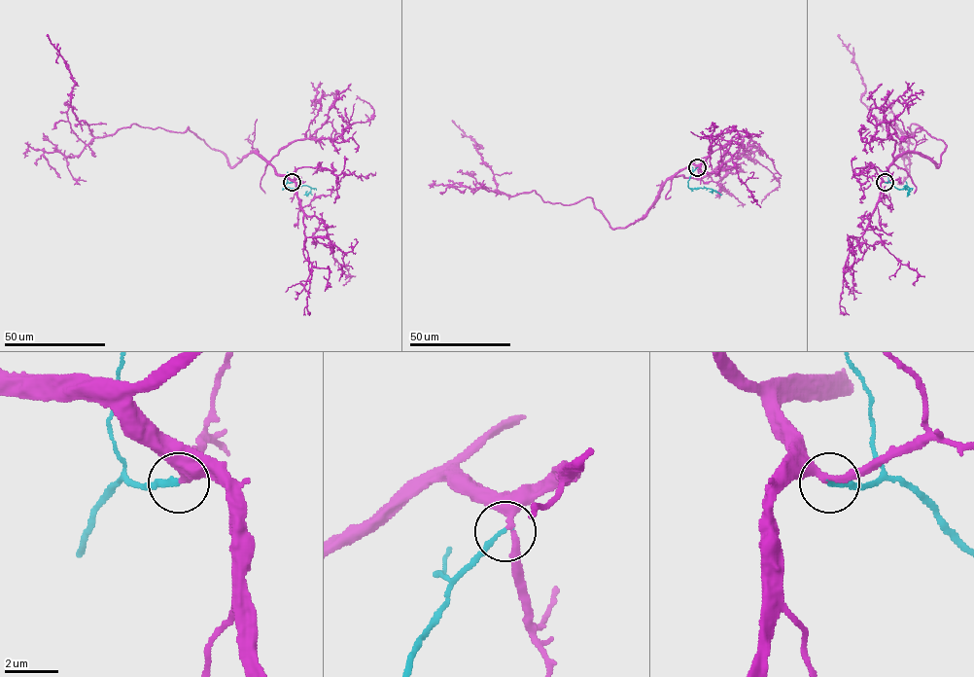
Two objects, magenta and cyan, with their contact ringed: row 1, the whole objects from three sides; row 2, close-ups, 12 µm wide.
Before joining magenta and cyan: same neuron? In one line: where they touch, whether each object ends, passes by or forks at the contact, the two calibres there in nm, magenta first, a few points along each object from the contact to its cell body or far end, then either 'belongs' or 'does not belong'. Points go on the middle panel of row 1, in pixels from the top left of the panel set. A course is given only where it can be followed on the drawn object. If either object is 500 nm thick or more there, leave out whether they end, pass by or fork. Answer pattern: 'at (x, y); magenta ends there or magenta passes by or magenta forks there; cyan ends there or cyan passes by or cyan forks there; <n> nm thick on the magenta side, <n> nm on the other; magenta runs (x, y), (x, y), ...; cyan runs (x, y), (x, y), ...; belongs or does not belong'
at (697, 167); magenta passes by; cyan ends there; 240 nm thick on the magenta side, 200 nm on the other; magenta runs (697, 167), (612, 229), (590, 197), (500, 192), (452, 121); cyan runs (697, 167), (688, 187), (716, 192), (713, 193); belongs

